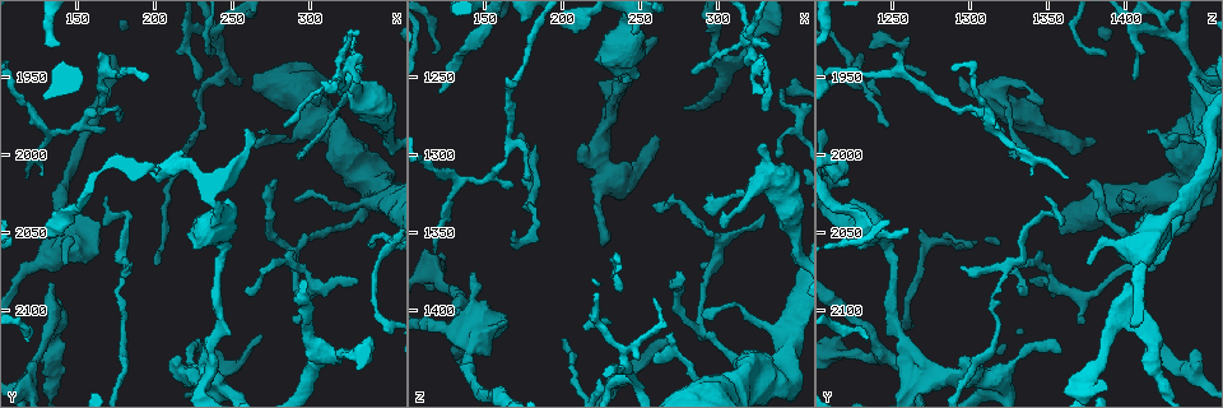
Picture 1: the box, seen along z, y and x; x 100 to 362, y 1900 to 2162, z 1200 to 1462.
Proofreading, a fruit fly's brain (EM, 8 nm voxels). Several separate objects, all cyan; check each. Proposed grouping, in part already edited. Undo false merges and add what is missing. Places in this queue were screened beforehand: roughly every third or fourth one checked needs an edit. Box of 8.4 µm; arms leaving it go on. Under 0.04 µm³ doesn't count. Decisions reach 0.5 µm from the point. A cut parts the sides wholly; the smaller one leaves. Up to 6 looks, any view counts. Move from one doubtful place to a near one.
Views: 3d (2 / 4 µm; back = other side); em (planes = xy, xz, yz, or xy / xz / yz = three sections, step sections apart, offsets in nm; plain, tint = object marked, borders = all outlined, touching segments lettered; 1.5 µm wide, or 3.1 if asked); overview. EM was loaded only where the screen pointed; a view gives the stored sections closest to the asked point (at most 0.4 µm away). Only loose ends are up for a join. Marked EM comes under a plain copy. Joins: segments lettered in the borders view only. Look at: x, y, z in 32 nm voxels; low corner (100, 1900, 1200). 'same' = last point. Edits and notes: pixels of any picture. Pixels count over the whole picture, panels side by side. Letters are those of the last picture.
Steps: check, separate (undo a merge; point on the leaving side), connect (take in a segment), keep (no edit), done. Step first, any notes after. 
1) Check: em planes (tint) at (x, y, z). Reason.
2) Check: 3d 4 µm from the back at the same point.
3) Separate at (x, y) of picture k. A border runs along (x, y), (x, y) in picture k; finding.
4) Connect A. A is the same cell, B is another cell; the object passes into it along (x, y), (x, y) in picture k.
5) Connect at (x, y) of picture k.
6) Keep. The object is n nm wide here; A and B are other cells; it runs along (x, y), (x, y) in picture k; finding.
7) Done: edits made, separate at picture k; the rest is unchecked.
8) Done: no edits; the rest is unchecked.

Check: em xy step 4 (borders) at (234, 2122, 1260). Three arms meet.

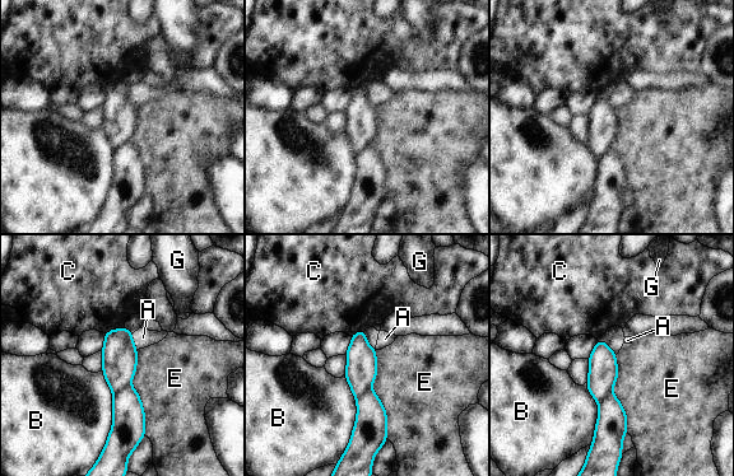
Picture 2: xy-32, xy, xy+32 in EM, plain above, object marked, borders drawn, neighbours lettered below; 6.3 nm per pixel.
Check: em planes (borders) at the same point. Cut it another way.

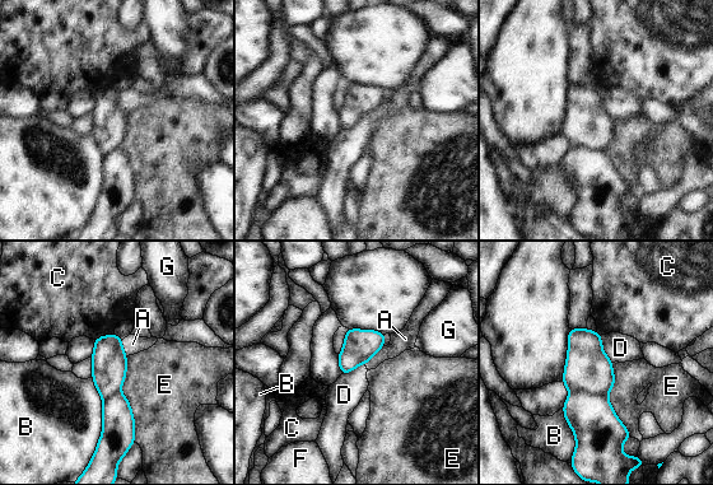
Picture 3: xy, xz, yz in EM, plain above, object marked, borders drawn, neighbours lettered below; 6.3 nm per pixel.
Keep. A, B, C, D, E, F and G are other cells; a border runs along (600, 335), (602, 351), (613, 362) in picture 3; all the same neuron.

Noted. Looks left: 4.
Check: 3d 4 µm at (122, 2048, 1262). Long arm stops here.

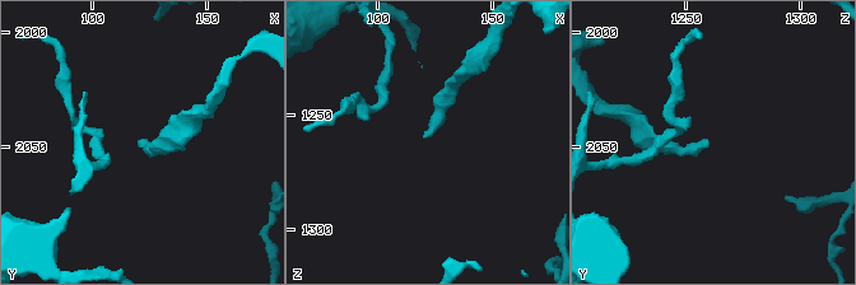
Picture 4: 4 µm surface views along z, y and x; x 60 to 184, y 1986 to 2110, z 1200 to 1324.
Check: em planes (borders) at (120, 2047, 1262). Now the EM.

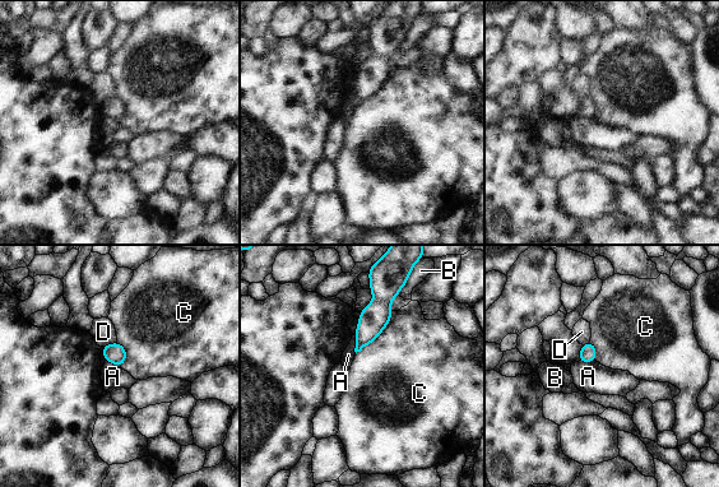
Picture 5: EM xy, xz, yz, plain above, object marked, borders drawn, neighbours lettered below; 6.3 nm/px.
Keep. A, B, C and D are other cells; a border runs along (393, 311), (384, 329), (356, 353) in picture 5; no lettered segment goes on from it.

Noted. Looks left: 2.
Check: 3d 4 µm at (290, 2108, 1372). An open end.

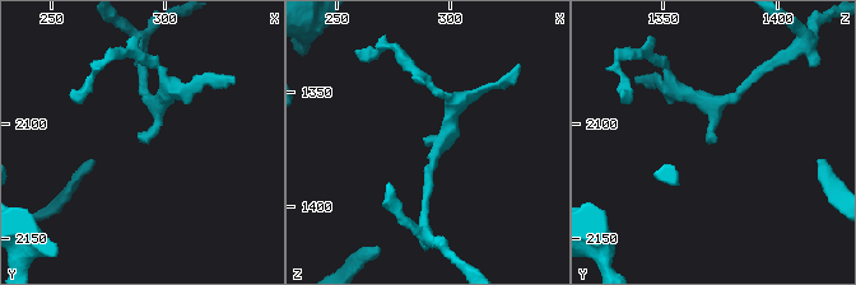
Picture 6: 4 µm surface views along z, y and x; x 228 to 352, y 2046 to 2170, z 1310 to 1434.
Check: em planes (borders) at (290, 2107, 1373). Now the EM.

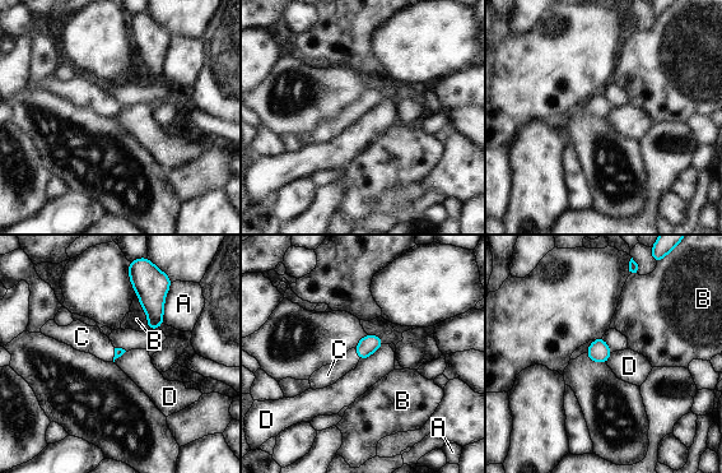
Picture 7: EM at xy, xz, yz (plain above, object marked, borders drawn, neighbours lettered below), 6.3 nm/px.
Connect C. C is the same cell, A, B and D are other cells; the object passes into it along (368, 344), (357, 352), (327, 375) in picture 7; it goes on there.

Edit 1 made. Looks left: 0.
Done: edits made, connect at picture 7; the rest is unchecked.

